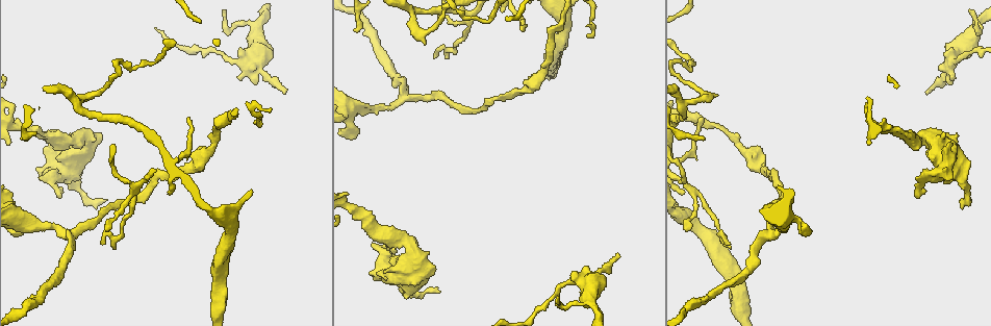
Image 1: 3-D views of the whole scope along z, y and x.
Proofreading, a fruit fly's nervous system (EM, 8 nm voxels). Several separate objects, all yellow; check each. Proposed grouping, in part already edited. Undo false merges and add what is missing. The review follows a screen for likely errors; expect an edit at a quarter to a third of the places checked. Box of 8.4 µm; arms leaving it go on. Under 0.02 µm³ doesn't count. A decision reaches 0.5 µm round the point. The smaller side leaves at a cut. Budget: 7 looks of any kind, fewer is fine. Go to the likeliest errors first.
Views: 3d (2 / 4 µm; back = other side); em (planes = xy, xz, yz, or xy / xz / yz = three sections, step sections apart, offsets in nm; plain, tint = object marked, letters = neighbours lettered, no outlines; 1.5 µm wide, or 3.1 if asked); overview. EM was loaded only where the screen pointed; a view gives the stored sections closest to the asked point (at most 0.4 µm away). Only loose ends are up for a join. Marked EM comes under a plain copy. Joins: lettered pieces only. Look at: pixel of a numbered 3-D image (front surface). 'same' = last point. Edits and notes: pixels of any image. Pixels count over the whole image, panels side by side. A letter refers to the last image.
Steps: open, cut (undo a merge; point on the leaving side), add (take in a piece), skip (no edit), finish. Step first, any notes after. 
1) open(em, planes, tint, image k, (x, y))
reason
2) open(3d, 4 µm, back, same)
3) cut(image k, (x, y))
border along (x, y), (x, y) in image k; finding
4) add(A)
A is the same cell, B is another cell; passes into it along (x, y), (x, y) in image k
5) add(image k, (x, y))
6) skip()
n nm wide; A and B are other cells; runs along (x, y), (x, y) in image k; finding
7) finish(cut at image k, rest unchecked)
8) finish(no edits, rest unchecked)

open(em, xy, step 4, letters, image 1, (616, 253))
free end

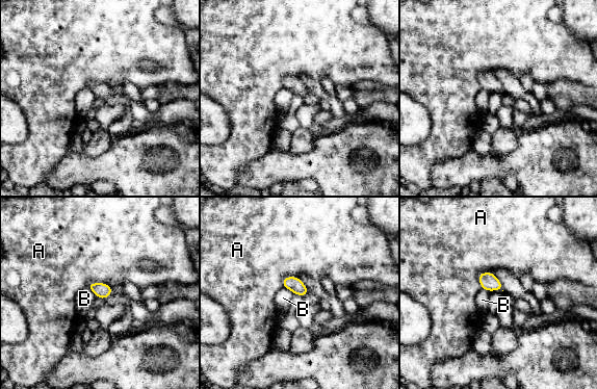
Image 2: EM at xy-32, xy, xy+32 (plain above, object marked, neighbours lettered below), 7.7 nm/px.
skip()
A and B are other cells; border along (492, 271), (478, 276), (481, 288) in image 2; no lettered piece goes on from it

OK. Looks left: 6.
open(em, yz, step 8, letters, image 1, (100, 242))
branch stops here

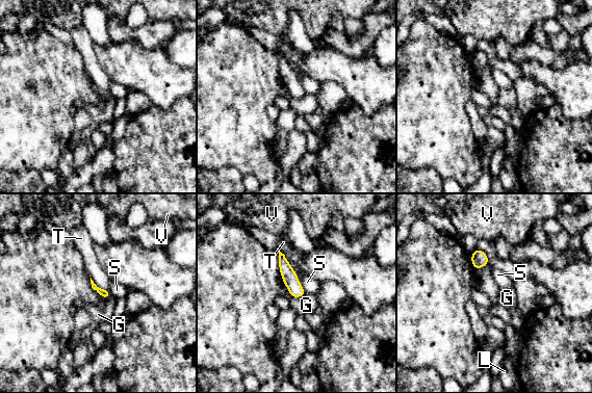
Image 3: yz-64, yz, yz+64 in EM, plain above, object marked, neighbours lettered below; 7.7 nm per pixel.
skip()
G, L, S, T and V are other cells; border along (278, 250), (284, 255), (297, 274) in image 3; none of them fits

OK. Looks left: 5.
open(3d, 4 µm, image 1, (691, 190))
a fork

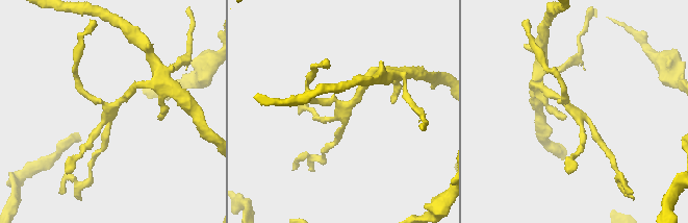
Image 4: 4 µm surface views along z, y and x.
open(em, planes, letters, image 4, (577, 114))
shape alone is not enough

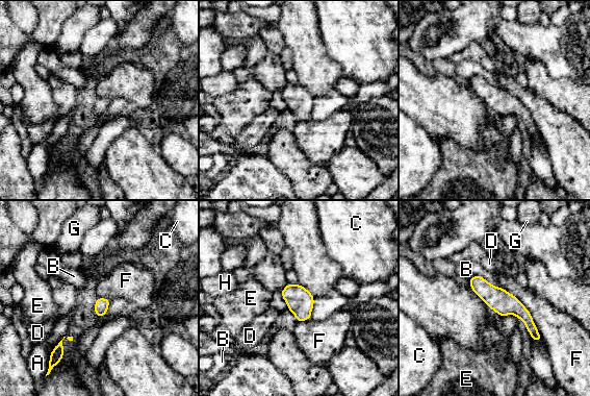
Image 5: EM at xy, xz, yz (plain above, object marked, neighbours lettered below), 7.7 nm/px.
skip()
A, B, C, D, E, F, G and H are other cells; runs along (471, 281), (513, 305), (538, 338) in image 5; continuous, no second cell

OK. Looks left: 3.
finish(no edits, rest unchecked)

